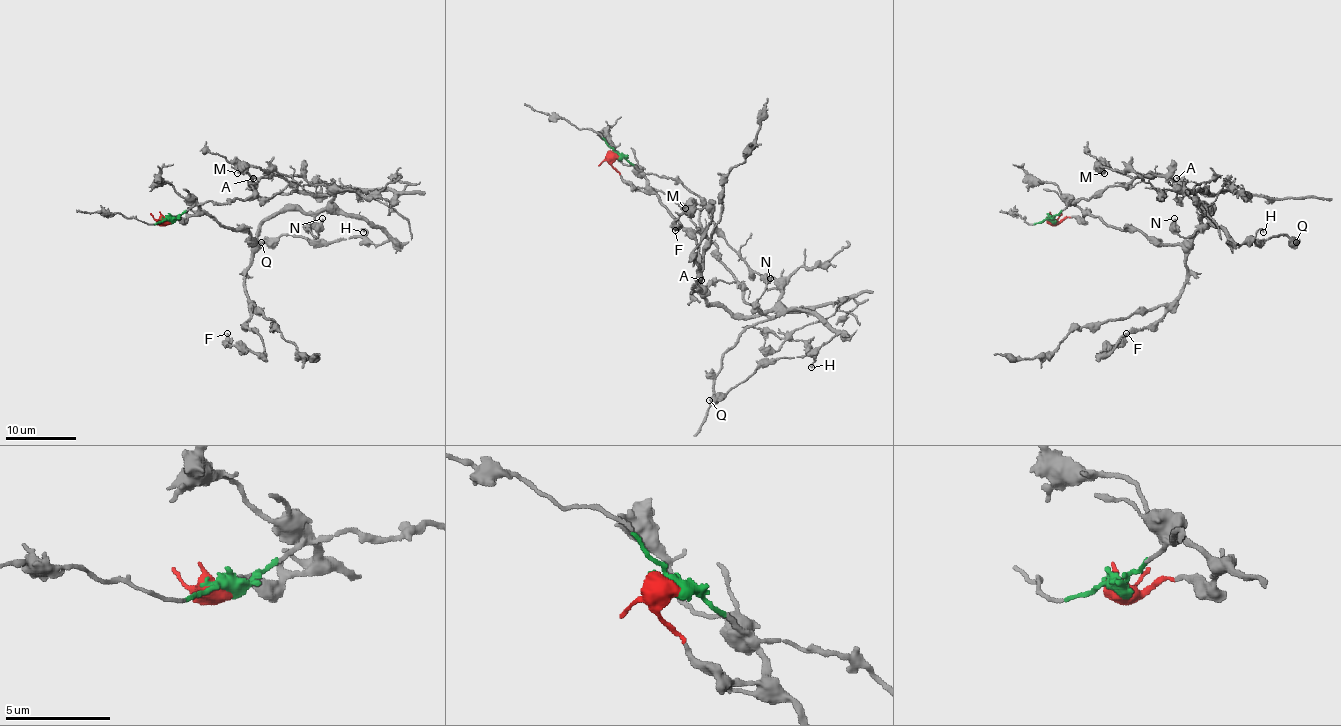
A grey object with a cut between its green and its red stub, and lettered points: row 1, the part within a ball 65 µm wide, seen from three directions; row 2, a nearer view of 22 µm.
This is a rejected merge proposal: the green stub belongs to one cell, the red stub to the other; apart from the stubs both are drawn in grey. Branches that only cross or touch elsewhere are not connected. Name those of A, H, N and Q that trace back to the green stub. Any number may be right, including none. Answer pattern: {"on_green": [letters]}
{"on_green": ["A"]}

